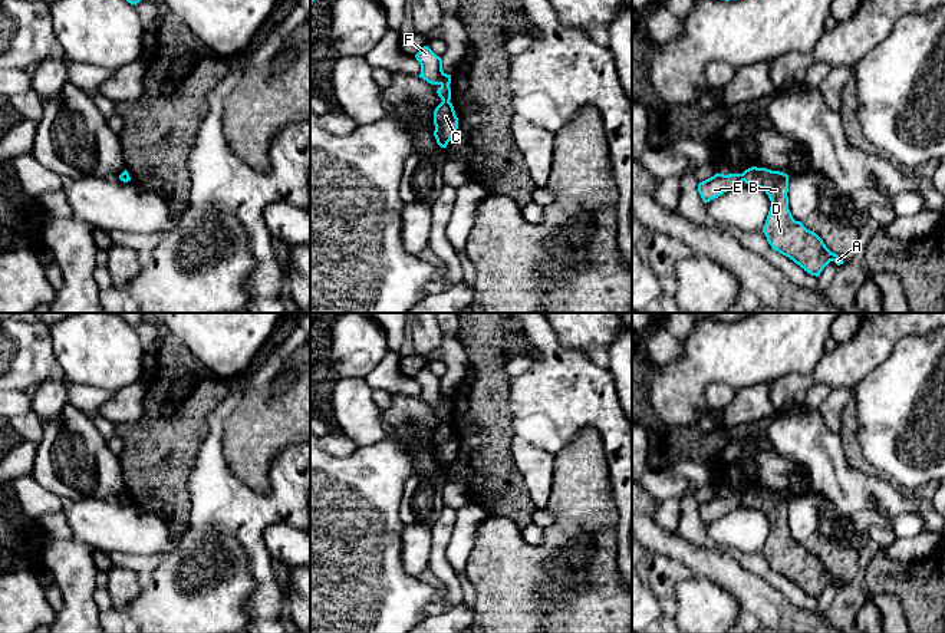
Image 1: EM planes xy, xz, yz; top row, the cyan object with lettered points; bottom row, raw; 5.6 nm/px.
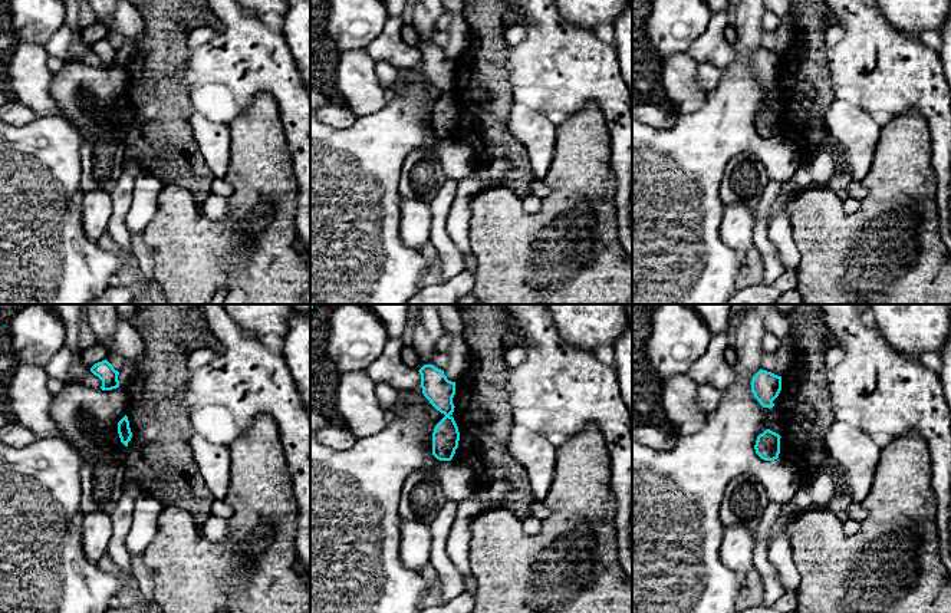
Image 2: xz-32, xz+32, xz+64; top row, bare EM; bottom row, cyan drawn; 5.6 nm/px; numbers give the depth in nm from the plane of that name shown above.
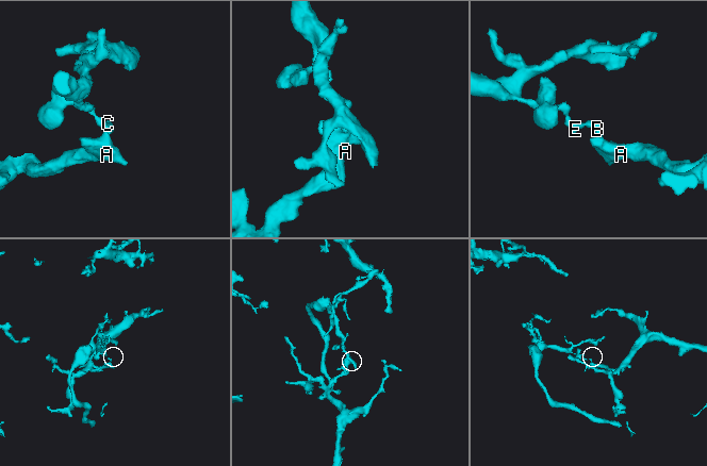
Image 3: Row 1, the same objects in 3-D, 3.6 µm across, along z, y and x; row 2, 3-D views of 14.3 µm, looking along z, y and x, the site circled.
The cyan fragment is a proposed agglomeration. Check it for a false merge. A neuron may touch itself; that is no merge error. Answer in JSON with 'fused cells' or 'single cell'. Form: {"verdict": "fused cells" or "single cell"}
{"verdict": "fused cells"}

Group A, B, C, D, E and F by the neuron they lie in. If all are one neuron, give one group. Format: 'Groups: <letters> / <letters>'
Groups: A B C D / E F

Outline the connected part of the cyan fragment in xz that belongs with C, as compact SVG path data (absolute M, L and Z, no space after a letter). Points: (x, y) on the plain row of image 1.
M441 423L434 432L434 458L437 465L441 469L447 469L451 459L455 456L458 451L458 439L455 436L452 425Z

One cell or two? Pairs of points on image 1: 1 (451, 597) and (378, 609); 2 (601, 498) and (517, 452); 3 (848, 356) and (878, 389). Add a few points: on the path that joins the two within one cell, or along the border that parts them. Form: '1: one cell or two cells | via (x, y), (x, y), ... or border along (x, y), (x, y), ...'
1: two cells | border along (440, 586), (443, 597)
2: two cells | border along (555, 454), (553, 487), (546, 504)
3: two cells | border along (891, 352), (852, 389)

